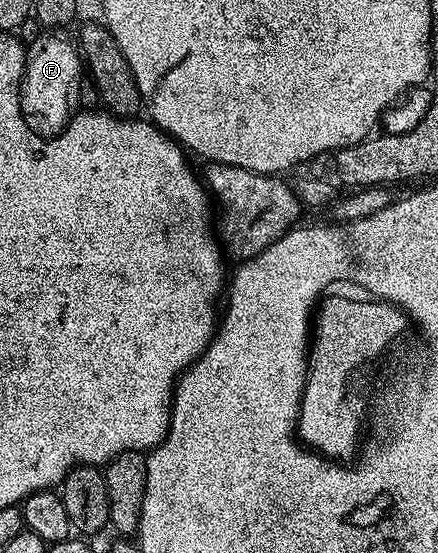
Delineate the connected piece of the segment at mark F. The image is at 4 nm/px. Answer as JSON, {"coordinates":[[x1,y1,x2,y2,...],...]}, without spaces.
{"coordinates":[[40,36,30,43,26,56,27,67,23,69,23,87,19,90,23,119,40,138,54,138,66,130,73,117,71,105,76,105,79,82,85,74,83,59,74,41,66,42,63,38,46,36]]}

